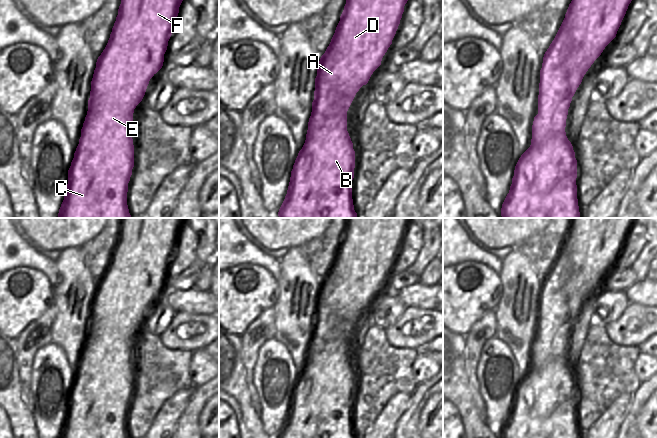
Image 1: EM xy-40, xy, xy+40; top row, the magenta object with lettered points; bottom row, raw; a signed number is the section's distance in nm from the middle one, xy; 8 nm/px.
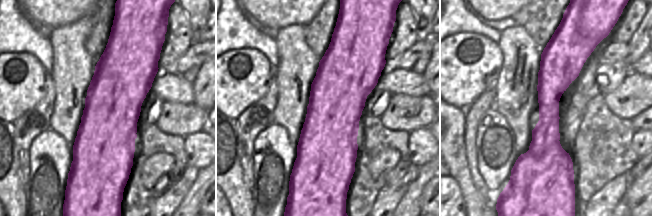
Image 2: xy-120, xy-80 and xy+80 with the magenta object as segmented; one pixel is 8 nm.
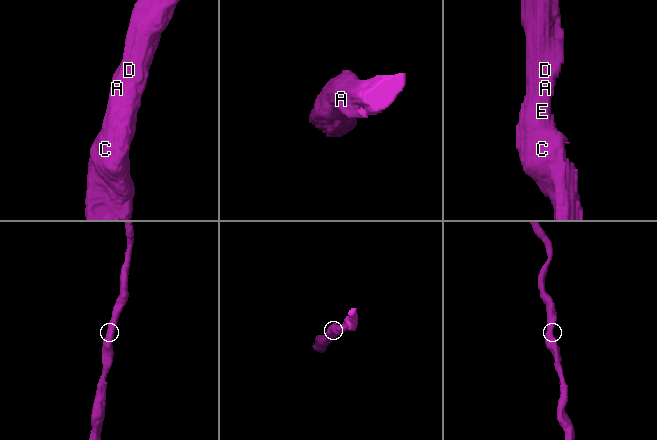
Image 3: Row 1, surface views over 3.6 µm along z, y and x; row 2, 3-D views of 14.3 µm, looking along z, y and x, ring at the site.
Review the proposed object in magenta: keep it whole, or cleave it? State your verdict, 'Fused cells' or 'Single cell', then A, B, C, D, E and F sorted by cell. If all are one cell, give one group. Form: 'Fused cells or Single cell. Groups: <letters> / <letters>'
Single cell. Groups: A B C D E F.

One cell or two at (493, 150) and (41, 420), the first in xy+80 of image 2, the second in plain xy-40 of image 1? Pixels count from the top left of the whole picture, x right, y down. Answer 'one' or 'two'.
one

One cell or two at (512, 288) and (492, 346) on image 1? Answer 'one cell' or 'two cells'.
two cells

